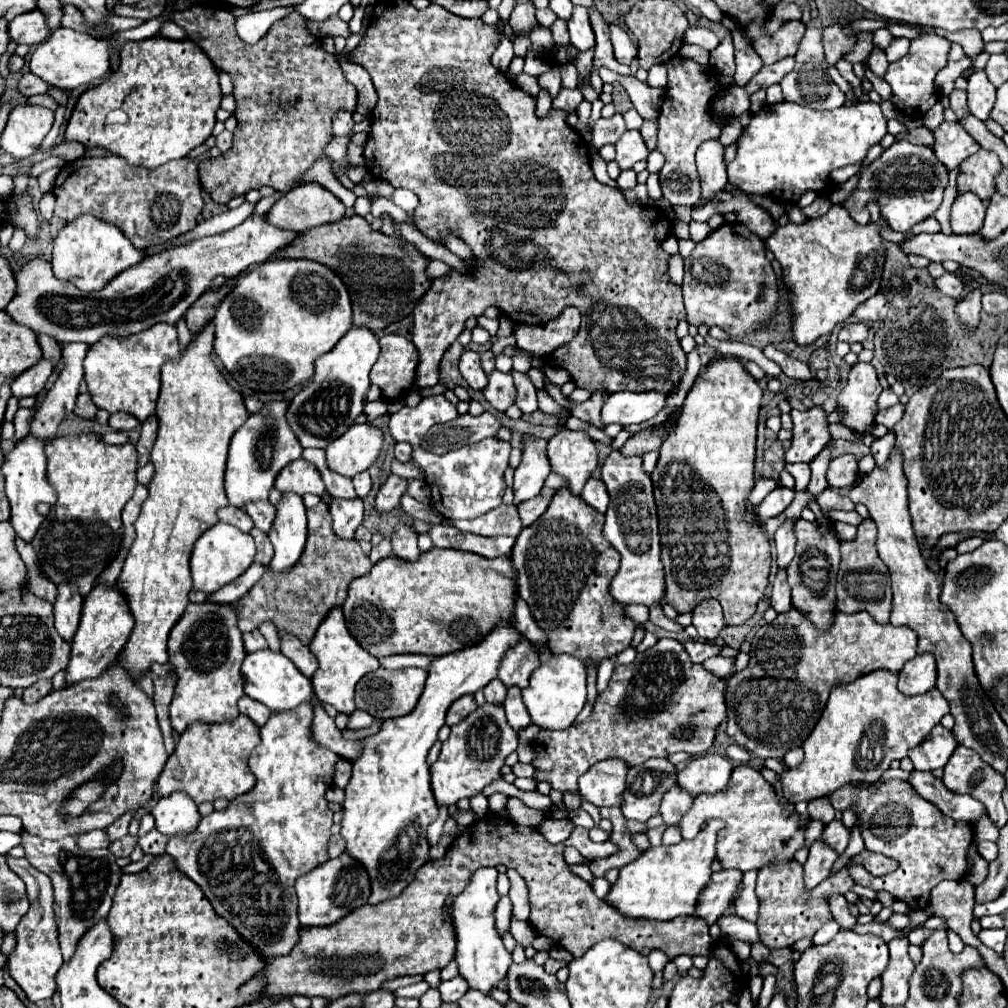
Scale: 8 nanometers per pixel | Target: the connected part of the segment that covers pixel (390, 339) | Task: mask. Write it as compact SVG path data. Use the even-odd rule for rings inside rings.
M383 335L379 343L381 355L371 369L371 383L377 383L385 401L403 399L415 383L419 351L401 335Z

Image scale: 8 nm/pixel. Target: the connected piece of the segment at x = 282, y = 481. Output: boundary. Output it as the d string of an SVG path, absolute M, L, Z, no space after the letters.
M297 459L285 465L275 479L275 487L279 491L297 491L299 495L305 495L305 493L323 495L325 493L321 473L317 471L317 467L313 467L313 463L305 459Z

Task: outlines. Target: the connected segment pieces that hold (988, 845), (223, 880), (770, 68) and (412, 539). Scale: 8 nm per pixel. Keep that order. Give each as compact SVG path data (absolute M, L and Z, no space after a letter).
M979 841L979 855L985 859L985 861L995 861L997 859L997 845L991 843L991 841Z
M313 697L313 703L305 703L297 707L297 711L271 713L269 721L261 727L261 743L249 757L249 767L257 777L255 787L249 793L229 801L225 809L203 817L197 831L189 839L169 839L165 849L175 867L201 887L213 909L221 917L229 919L239 935L257 947L267 961L277 955L287 955L299 941L297 897L293 889L295 879L329 859L327 841L331 837L329 829L333 825L333 811L327 807L325 791L333 785L339 755L317 745L309 735L315 705L317 699Z
M785 57L785 59L781 59L773 65L763 65L763 69L749 81L749 85L745 85L745 91L751 95L759 89L767 89L767 87L779 83L785 77L785 73L789 73L791 69L793 69L793 59L791 57Z
M399 523L391 535L391 545L393 545L393 555L405 561L415 561L421 555L417 547L417 531L411 525Z

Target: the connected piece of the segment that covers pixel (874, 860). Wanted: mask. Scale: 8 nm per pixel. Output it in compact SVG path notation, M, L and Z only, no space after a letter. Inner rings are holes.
M863 851L863 859L861 855L855 855L851 859L851 863L863 863L863 867L875 875L875 877L881 877L881 875L887 875L889 871L895 871L897 869L897 861L895 859L889 859L885 855L879 855L879 853L873 853L873 851Z

